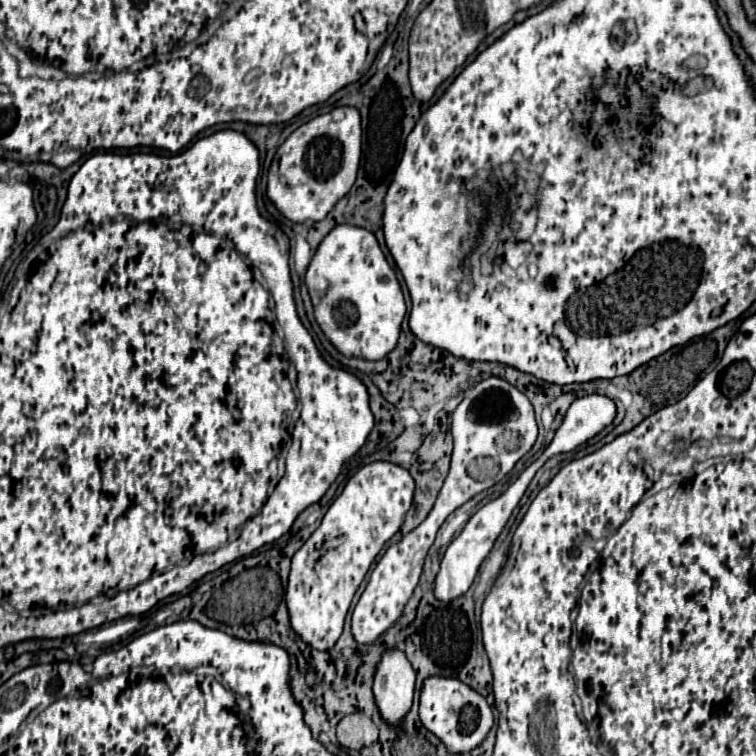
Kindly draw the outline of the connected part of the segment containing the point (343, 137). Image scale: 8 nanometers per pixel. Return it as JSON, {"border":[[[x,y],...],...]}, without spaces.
{"border":[[[338,106],[326,114],[320,114],[294,130],[276,150],[268,170],[268,198],[292,222],[318,222],[352,188],[360,164],[360,154],[360,112],[352,106]]]}

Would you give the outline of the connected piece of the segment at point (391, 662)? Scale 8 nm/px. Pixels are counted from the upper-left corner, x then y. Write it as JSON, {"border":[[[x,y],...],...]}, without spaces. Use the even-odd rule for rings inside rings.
{"border":[[[388,648],[382,652],[374,674],[374,696],[388,724],[398,726],[408,714],[414,696],[414,680],[414,668],[402,650]]]}

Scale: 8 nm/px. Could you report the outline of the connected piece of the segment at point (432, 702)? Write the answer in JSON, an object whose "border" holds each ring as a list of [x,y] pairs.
{"border":[[[434,676],[426,678],[422,684],[420,720],[432,734],[436,734],[446,744],[448,752],[456,754],[456,752],[470,752],[472,748],[476,748],[486,738],[494,722],[494,716],[486,698],[476,690],[472,690],[470,686],[466,686],[462,680]]]}

